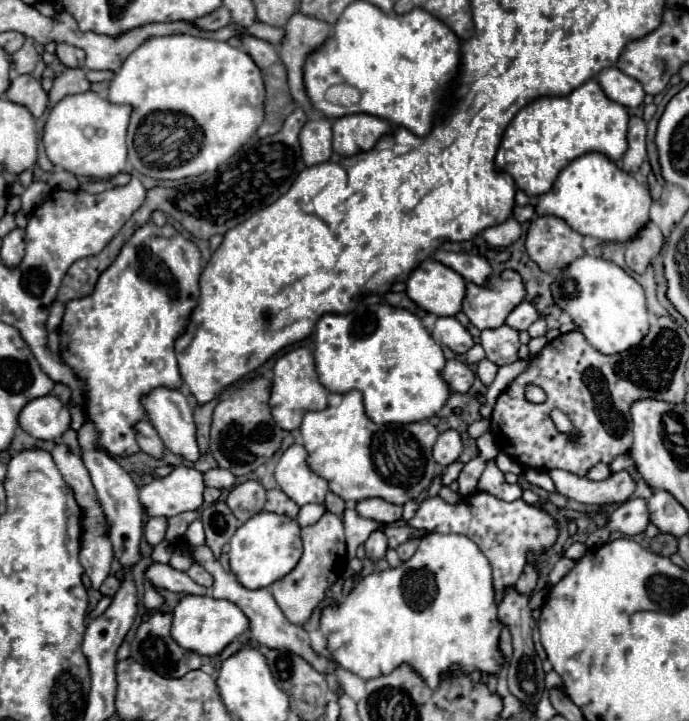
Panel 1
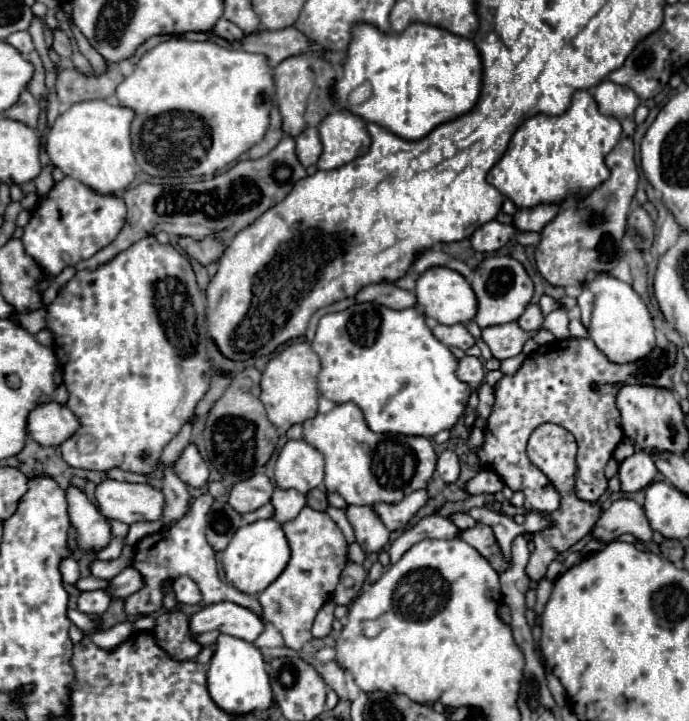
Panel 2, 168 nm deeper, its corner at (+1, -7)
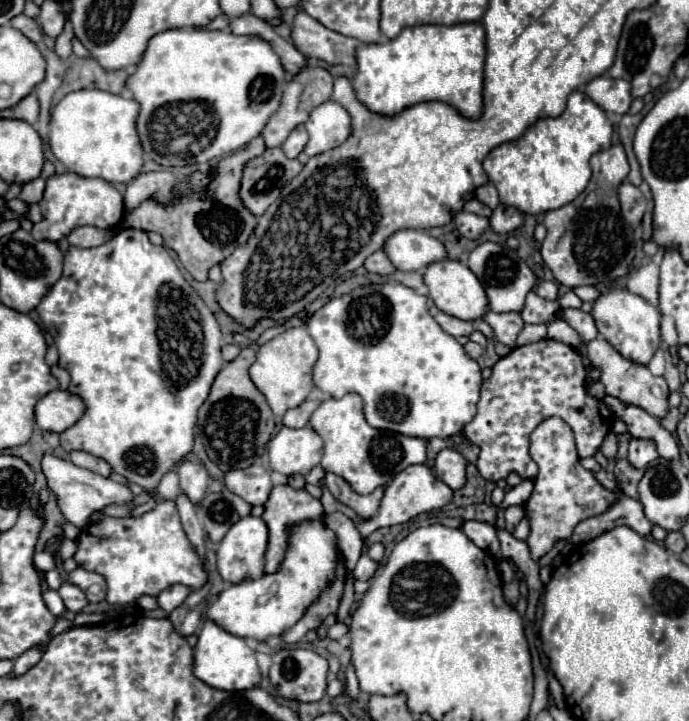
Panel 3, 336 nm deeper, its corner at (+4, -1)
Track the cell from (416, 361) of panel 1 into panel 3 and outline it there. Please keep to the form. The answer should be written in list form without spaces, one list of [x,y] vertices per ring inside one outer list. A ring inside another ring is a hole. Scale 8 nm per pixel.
[[[399,281],[371,283],[325,303],[313,313],[307,325],[319,349],[319,359],[313,367],[315,387],[335,399],[345,393],[359,393],[365,403],[365,419],[375,429],[419,439],[447,439],[461,433],[477,411],[475,407],[483,385],[481,367],[465,353],[455,337],[439,327],[429,310],[428,288],[424,281],[419,289],[411,289]]]

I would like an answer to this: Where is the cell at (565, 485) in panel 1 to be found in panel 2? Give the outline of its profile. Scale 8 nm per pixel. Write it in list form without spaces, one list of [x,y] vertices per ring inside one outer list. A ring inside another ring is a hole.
[[[634,453],[620,465],[618,477],[620,477],[622,493],[642,491],[654,481],[656,473],[658,469],[654,465],[654,459],[648,453]]]

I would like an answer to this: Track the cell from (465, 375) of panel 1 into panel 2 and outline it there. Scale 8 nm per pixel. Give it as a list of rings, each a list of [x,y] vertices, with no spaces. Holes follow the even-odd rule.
[[[464,357],[460,363],[458,363],[458,369],[456,369],[456,377],[464,383],[468,383],[472,389],[478,389],[482,379],[484,379],[484,367],[480,363],[480,359],[476,357]]]

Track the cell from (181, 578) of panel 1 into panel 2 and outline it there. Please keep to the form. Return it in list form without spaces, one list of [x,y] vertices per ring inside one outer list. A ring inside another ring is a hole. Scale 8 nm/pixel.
[[[130,565],[130,567],[126,567],[120,575],[116,575],[114,579],[110,579],[110,589],[108,589],[108,593],[110,593],[112,597],[128,597],[128,595],[140,591],[142,587],[144,587],[142,575]]]

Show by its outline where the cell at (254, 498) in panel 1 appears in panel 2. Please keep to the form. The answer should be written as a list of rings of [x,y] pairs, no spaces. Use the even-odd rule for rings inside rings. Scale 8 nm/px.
[[[256,473],[254,477],[250,477],[246,481],[240,481],[232,487],[228,503],[240,515],[244,515],[244,513],[256,511],[262,505],[266,505],[272,497],[272,491],[274,491],[274,487],[272,487],[270,479],[264,473]]]

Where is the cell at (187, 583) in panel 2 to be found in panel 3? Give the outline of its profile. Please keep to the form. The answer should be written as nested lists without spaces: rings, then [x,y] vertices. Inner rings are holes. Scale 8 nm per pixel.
[[[173,585],[173,587],[169,587],[169,589],[165,589],[165,591],[161,591],[159,593],[159,597],[157,597],[157,603],[159,603],[159,607],[161,609],[165,609],[167,613],[171,613],[173,609],[177,609],[183,601],[185,601],[185,597],[189,595],[189,587],[183,587],[183,585]]]

